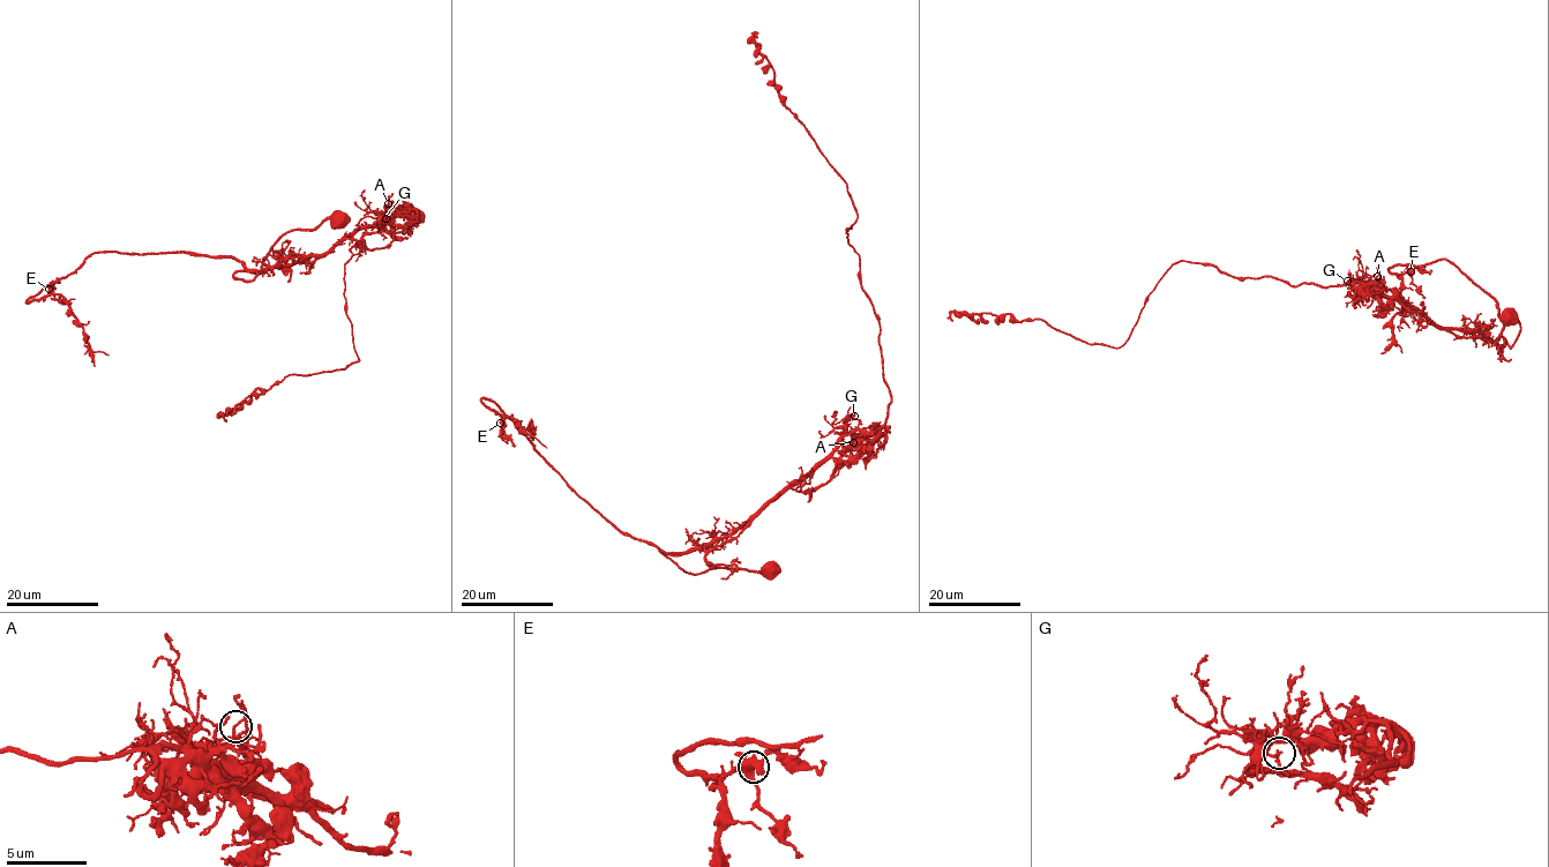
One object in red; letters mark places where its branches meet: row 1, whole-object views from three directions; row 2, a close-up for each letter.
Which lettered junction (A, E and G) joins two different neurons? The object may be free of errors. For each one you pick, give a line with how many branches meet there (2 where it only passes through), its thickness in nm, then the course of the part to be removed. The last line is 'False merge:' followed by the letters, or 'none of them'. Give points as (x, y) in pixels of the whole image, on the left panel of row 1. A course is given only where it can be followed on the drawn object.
A: Branches: 4. Thickness 120 nm. Course of the part to remove: (389, 203), (320, 255), (259, 270), (97, 252), (27, 301), (58, 294), (109, 354)
False merge: A

